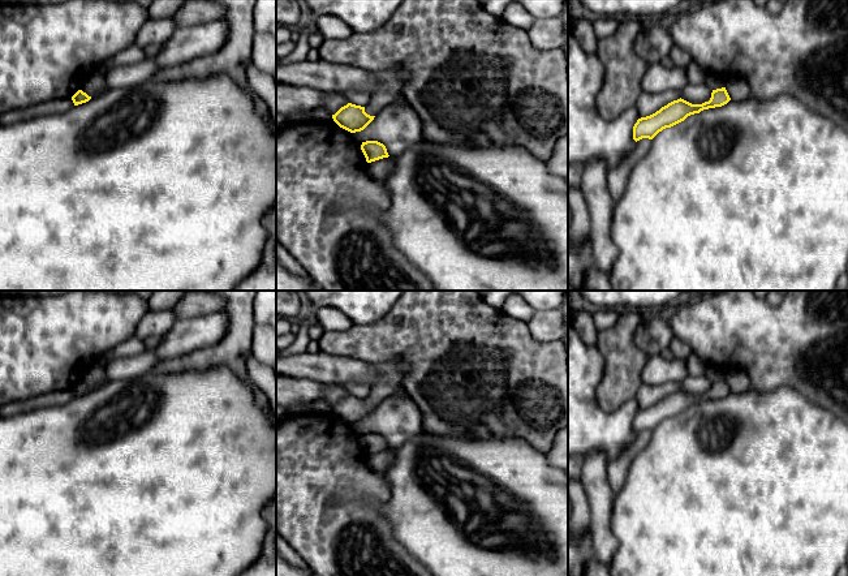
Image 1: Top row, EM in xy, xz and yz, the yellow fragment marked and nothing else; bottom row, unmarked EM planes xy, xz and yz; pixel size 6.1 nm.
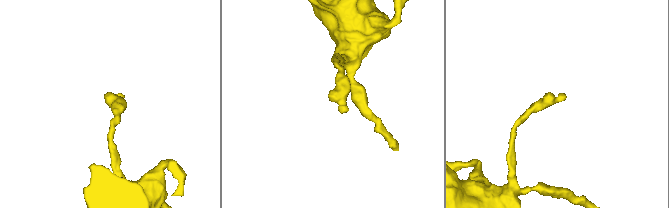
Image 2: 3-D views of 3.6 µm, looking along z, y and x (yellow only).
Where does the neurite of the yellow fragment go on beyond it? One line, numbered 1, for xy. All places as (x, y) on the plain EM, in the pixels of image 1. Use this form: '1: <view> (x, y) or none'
1: none

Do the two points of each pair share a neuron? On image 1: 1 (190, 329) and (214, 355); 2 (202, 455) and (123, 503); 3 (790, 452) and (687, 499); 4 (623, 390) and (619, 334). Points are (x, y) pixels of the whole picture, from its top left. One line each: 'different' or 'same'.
1: different
2: same
3: same
4: same

